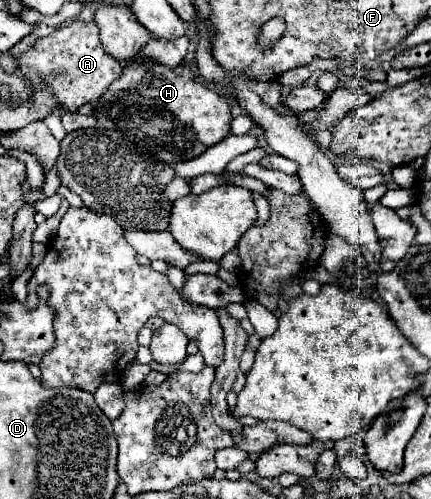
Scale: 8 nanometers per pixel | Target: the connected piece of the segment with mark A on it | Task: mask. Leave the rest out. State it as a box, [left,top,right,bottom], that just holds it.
[19,20,123,112]

